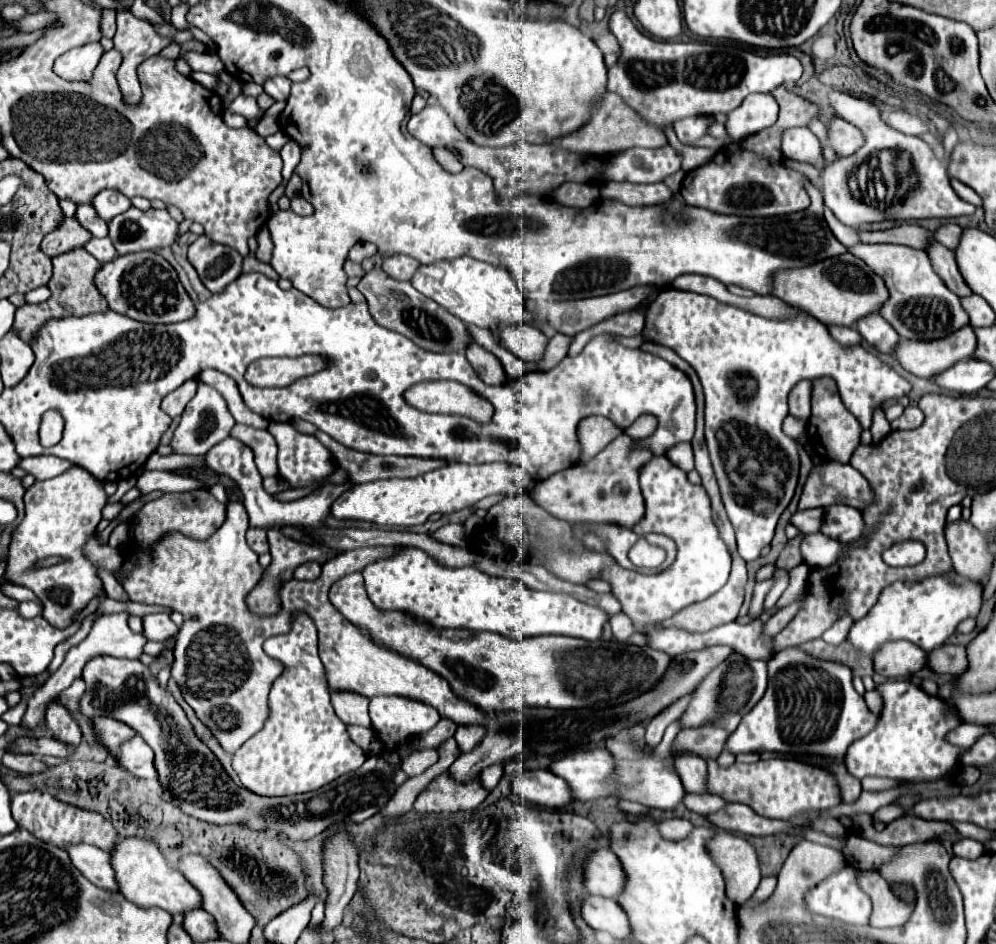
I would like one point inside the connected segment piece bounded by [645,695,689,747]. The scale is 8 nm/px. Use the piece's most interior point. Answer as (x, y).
(654, 732)

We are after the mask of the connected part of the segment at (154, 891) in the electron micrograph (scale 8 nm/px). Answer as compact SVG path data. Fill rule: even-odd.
M125 837L117 841L111 853L113 869L117 871L117 881L121 883L121 893L139 907L161 907L171 915L185 915L193 909L201 909L201 893L173 867L167 865L161 851L147 839Z

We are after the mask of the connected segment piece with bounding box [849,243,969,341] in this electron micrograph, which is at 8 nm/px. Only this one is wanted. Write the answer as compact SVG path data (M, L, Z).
M857 245L851 247L849 253L865 259L877 275L881 275L889 287L889 303L881 307L881 315L891 323L891 327L899 333L901 339L913 341L933 341L943 339L957 329L969 325L969 315L961 305L961 299L947 289L947 285L935 273L931 259L925 251L911 249L905 245Z

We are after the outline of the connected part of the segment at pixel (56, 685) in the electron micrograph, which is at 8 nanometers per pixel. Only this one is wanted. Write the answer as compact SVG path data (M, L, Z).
M127 613L101 615L101 617L93 623L93 629L91 629L91 633L87 635L87 639L81 641L79 645L75 645L75 647L67 653L63 665L45 681L43 687L39 687L39 689L33 693L33 697L29 699L29 705L27 705L27 713L25 713L23 721L21 721L23 727L33 729L33 727L37 727L39 723L43 723L43 709L53 701L53 695L57 695L57 691L69 687L69 683L73 683L73 679L75 679L77 675L81 675L81 671L83 671L83 667L85 667L85 663L87 663L89 659L101 657L101 655L119 657L119 659L137 659L137 657L143 653L143 645L145 645L147 639L145 639L141 633L133 633L133 631L129 629L127 617L129 617Z

